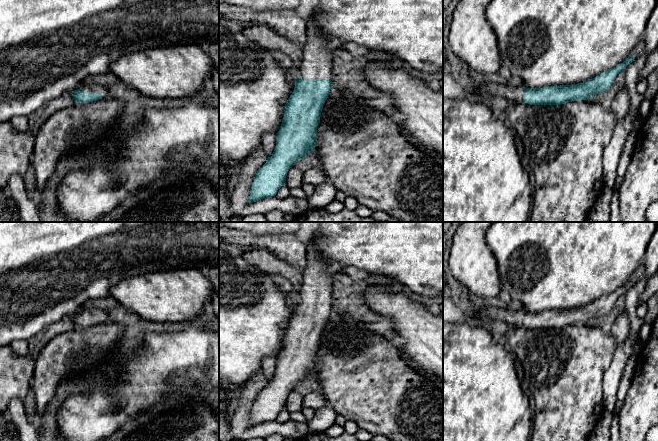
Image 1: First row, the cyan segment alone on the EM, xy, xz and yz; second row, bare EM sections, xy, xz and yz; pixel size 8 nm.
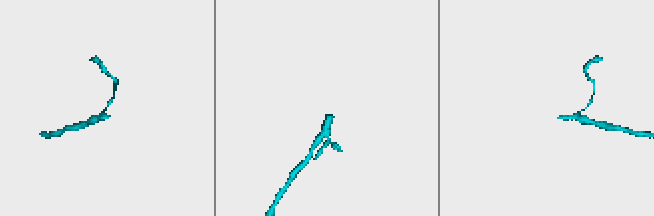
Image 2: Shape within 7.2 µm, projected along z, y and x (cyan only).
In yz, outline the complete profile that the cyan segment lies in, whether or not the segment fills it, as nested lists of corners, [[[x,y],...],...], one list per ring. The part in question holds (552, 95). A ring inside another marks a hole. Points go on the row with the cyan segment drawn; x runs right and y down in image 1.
[[[630,55],[616,67],[578,84],[528,88],[510,86],[506,82],[496,84],[484,81],[479,89],[492,96],[502,97],[508,100],[511,105],[522,102],[530,105],[561,105],[577,100],[587,100],[591,96],[607,91],[616,76],[621,71],[625,71],[627,65],[632,63],[634,59],[635,56]]]

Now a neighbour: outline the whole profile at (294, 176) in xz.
[[[295,165],[292,166],[287,173],[285,185],[289,189],[301,188],[303,185],[302,175],[303,173]]]

